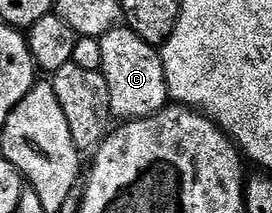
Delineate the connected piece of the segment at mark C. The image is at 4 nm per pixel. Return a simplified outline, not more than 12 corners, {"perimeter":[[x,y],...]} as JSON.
{"perimeter":[[127,25],[100,37],[110,114],[169,105],[157,47]]}

